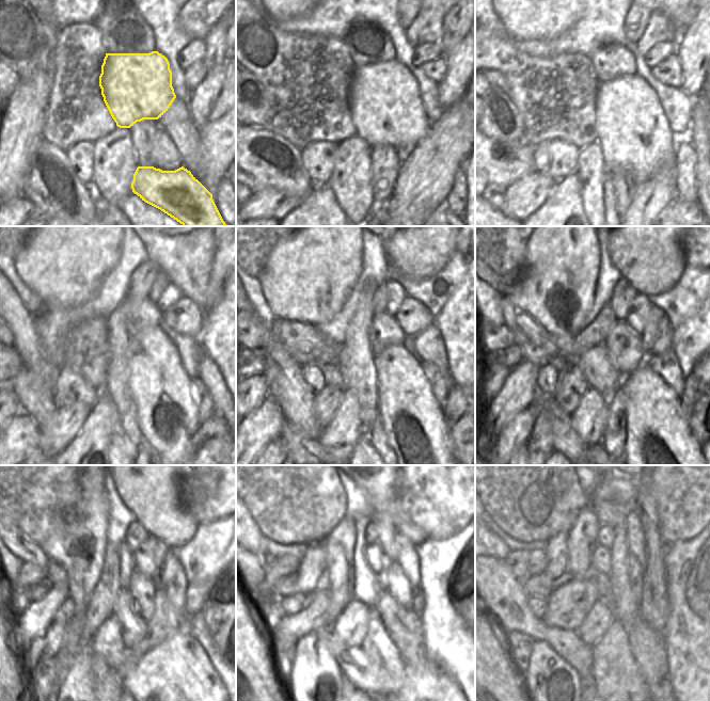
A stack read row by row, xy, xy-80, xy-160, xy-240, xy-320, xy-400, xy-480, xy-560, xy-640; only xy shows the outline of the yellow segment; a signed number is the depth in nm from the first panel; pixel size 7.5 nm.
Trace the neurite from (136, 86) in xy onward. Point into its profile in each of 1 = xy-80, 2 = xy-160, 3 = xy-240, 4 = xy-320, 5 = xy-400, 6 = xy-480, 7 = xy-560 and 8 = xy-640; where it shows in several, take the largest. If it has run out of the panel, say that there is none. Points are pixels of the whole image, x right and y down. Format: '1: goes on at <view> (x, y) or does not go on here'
1: goes on at xy-80 (387, 109)
2: goes on at xy-160 (632, 130)
3: goes on at xy-240 (160, 387)
4: goes on at xy-320 (413, 421)
5: goes on at xy-400 (659, 443)
6: goes on at xy-480 (175, 682)
7: goes on at xy-560 (430, 682)
8: does not go on here

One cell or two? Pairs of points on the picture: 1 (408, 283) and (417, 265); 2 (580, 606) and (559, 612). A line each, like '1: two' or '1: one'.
1: two
2: one

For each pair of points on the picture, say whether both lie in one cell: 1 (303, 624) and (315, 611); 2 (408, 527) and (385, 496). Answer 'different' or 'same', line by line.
1: same
2: same

